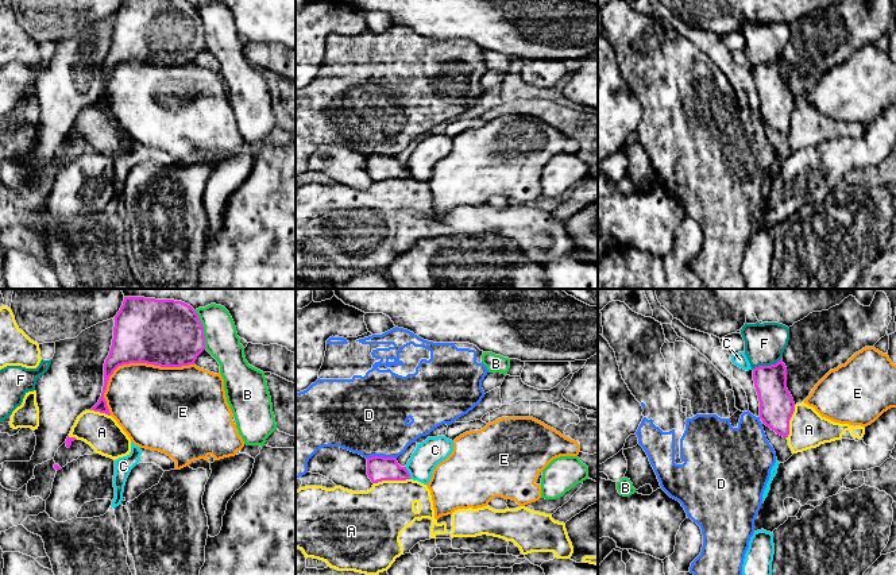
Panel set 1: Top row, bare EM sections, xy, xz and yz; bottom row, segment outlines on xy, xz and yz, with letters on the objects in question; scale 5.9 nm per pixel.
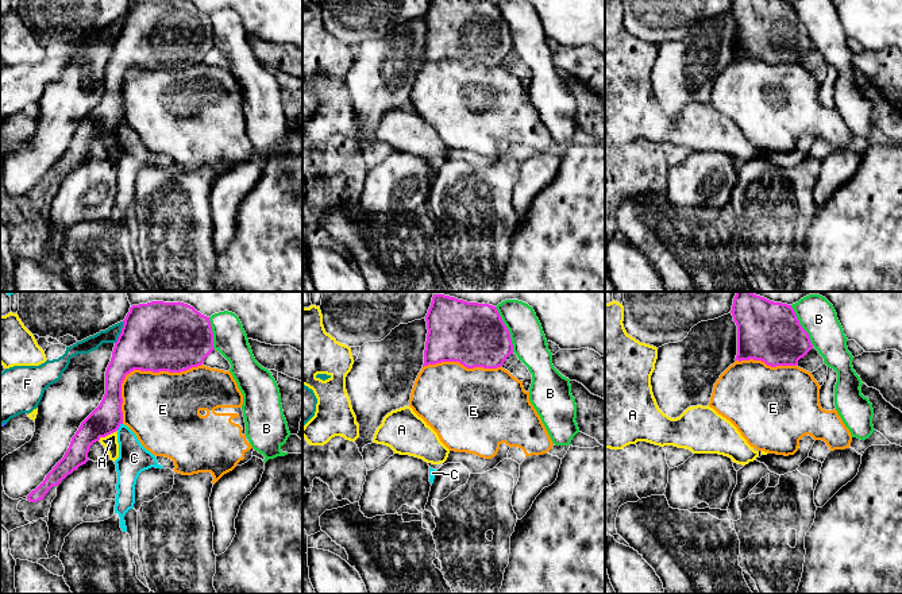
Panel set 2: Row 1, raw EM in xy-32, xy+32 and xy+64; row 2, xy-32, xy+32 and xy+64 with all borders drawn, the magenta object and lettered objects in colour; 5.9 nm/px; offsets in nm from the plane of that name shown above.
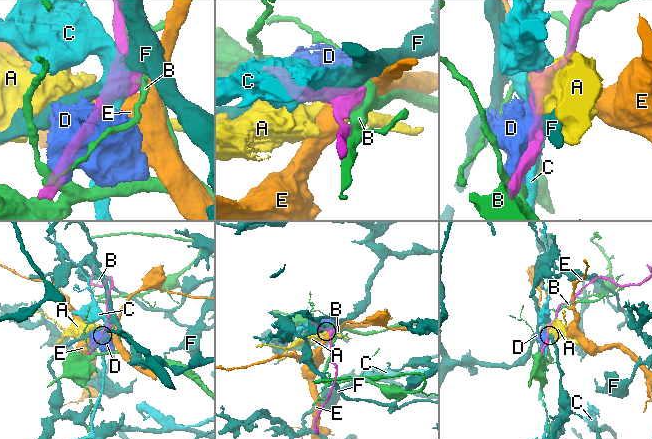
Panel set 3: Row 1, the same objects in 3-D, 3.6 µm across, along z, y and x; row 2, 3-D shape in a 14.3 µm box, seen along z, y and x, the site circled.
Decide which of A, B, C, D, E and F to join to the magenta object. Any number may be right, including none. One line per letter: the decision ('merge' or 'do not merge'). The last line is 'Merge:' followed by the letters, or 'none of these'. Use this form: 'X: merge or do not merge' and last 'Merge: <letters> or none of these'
A: do not merge
B: do not merge
C: do not merge
D: do not merge
E: do not merge
F: do not merge
Merge: none of these

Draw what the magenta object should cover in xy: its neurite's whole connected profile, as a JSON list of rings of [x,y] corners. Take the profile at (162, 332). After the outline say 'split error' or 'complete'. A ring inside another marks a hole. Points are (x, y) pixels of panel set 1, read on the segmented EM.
[[[124,297],[123,305],[115,316],[113,339],[104,363],[104,386],[99,402],[90,409],[111,416],[104,398],[109,377],[123,364],[147,363],[161,367],[182,367],[194,364],[205,350],[204,327],[196,310],[174,300],[155,300],[144,297]]]; complete

